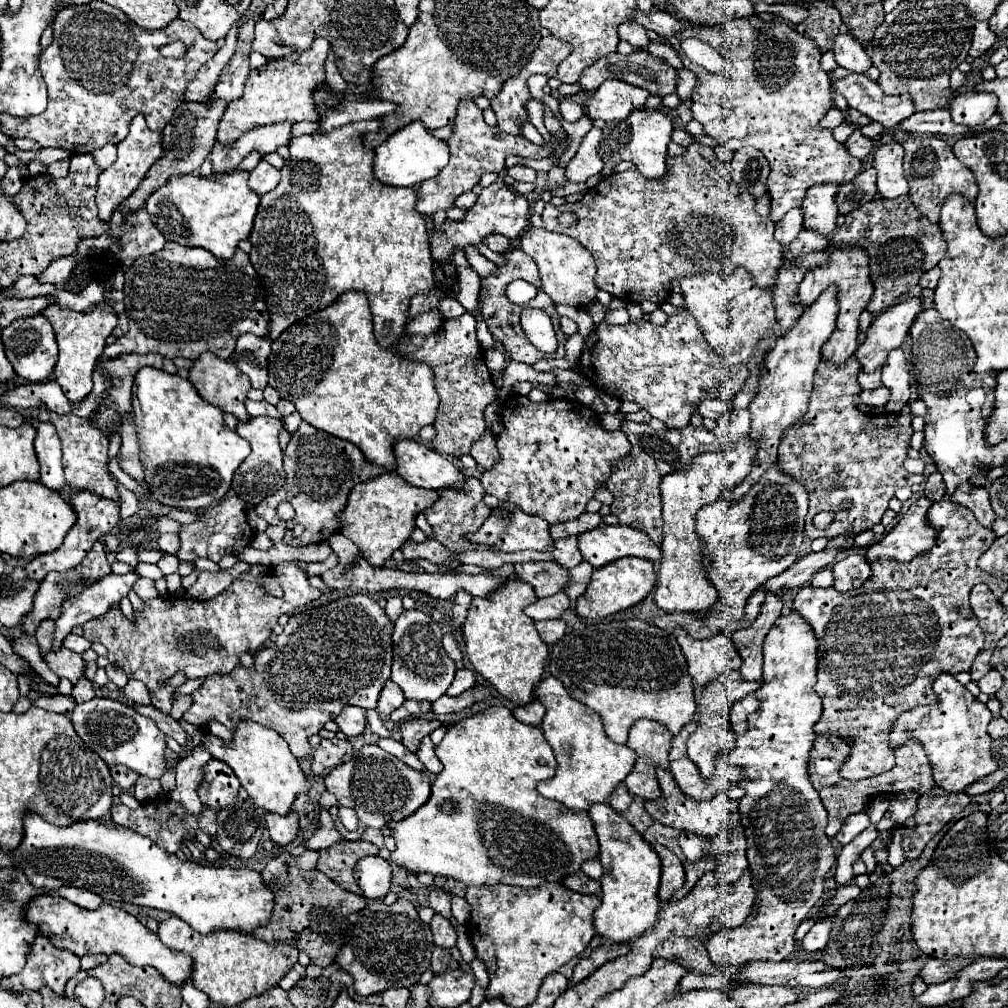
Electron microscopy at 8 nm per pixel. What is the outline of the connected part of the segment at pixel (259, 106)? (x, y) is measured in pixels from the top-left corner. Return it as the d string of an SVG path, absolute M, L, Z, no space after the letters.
M313 45L309 47L309 51L269 61L265 67L251 73L245 83L241 99L227 105L219 123L217 141L221 145L231 145L241 137L241 133L255 129L259 125L273 125L279 121L291 121L291 123L317 121L319 113L315 111L313 91L317 85L325 83L325 67L323 67L325 57L327 57L327 45Z

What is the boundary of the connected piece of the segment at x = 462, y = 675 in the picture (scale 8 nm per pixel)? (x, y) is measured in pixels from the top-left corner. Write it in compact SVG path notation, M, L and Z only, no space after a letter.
M461 669L461 671L457 671L457 675L455 675L453 683L449 685L447 695L457 697L457 695L461 695L463 691L471 689L473 685L475 685L475 673L473 673L473 671L469 671L469 669Z

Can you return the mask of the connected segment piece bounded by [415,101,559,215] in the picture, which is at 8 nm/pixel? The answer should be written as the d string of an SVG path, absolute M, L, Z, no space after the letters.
M461 101L457 105L457 117L453 121L453 133L451 137L445 139L449 145L449 163L447 167L433 179L427 179L425 183L417 185L417 205L415 209L421 215L431 215L439 209L447 211L455 203L455 199L467 191L471 191L483 173L499 173L503 169L503 163L509 155L519 155L519 157L551 157L559 145L559 139L551 135L551 141L543 141L543 145L535 145L527 141L523 135L505 135L499 127L491 127L483 121L483 115L479 107L473 101Z

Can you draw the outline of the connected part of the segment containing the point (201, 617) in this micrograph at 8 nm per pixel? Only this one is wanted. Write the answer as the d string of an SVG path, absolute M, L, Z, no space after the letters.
M281 563L281 565L273 567L273 577L279 579L279 583L283 587L283 597L279 597L279 599L269 595L267 591L263 591L257 583L235 581L231 587L227 587L217 597L207 599L207 601L197 601L191 597L183 597L183 601L181 599L153 599L147 603L143 613L137 613L137 619L139 619L137 623L129 623L119 609L111 609L105 615L87 621L83 625L83 629L85 629L83 637L89 639L91 643L103 643L109 649L107 659L111 663L123 667L123 671L131 679L141 679L147 685L147 689L151 691L153 705L163 713L169 714L172 709L172 701L165 704L165 687L159 685L161 679L169 679L177 671L185 671L189 679L209 677L213 673L229 673L235 665L239 665L241 653L245 653L245 651L255 653L261 649L261 645L269 639L271 629L277 625L279 615L293 613L295 609L301 609L307 603L317 601L321 597L321 591L317 591L309 585L307 573L295 563Z

